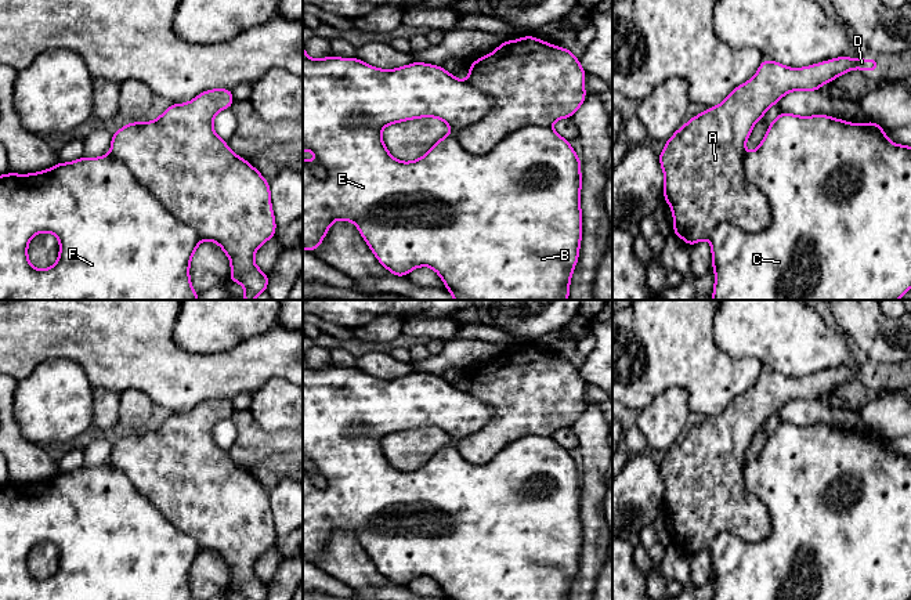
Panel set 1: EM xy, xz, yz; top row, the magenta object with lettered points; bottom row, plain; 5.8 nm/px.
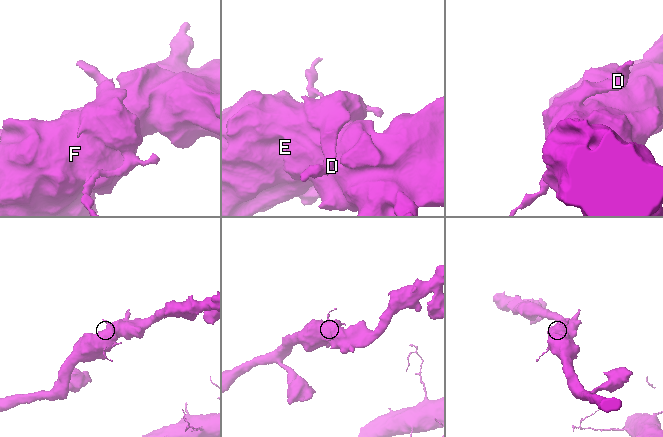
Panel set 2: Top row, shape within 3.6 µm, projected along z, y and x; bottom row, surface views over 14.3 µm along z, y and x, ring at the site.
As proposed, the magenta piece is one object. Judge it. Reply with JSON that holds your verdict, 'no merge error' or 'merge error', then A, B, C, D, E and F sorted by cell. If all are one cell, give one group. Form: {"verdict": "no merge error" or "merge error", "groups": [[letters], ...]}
{"verdict": "merge error", "groups": [["A", "D"], ["B", "C", "E", "F"]]}

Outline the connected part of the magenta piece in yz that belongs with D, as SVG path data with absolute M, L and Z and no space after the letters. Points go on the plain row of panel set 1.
M845 365L828 369L805 377L787 377L777 371L762 371L758 383L744 394L731 400L729 406L719 415L708 418L691 427L665 452L664 460L658 465L664 480L664 509L672 518L673 543L682 547L688 556L709 549L711 542L720 532L730 532L740 539L756 543L767 538L771 531L771 520L762 500L752 495L744 484L742 470L745 466L746 449L755 433L764 426L766 420L791 401L818 401L818 398L835 390L852 379L876 382L879 372L874 368L847 368Z

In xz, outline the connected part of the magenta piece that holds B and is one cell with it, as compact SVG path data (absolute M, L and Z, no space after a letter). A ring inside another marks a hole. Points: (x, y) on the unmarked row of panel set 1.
M303 354L303 460L310 459L317 467L312 473L303 467L303 559L308 561L318 559L332 532L344 529L358 536L361 546L379 572L397 586L406 586L412 579L426 575L441 586L447 600L570 600L570 590L578 572L583 543L581 521L582 471L568 449L563 448L552 437L534 434L513 440L485 463L466 460L459 452L458 444L480 431L494 416L495 411L491 405L456 388L442 376L412 372L406 376L386 380L370 376L357 366L339 368L329 365L322 369L312 369L306 364ZM419 427L441 429L449 435L451 442L440 448L424 466L413 471L397 470L386 458L382 440L388 434Z

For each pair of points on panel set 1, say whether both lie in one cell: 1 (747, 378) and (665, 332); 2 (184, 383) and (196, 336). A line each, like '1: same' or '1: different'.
1: same
2: different

